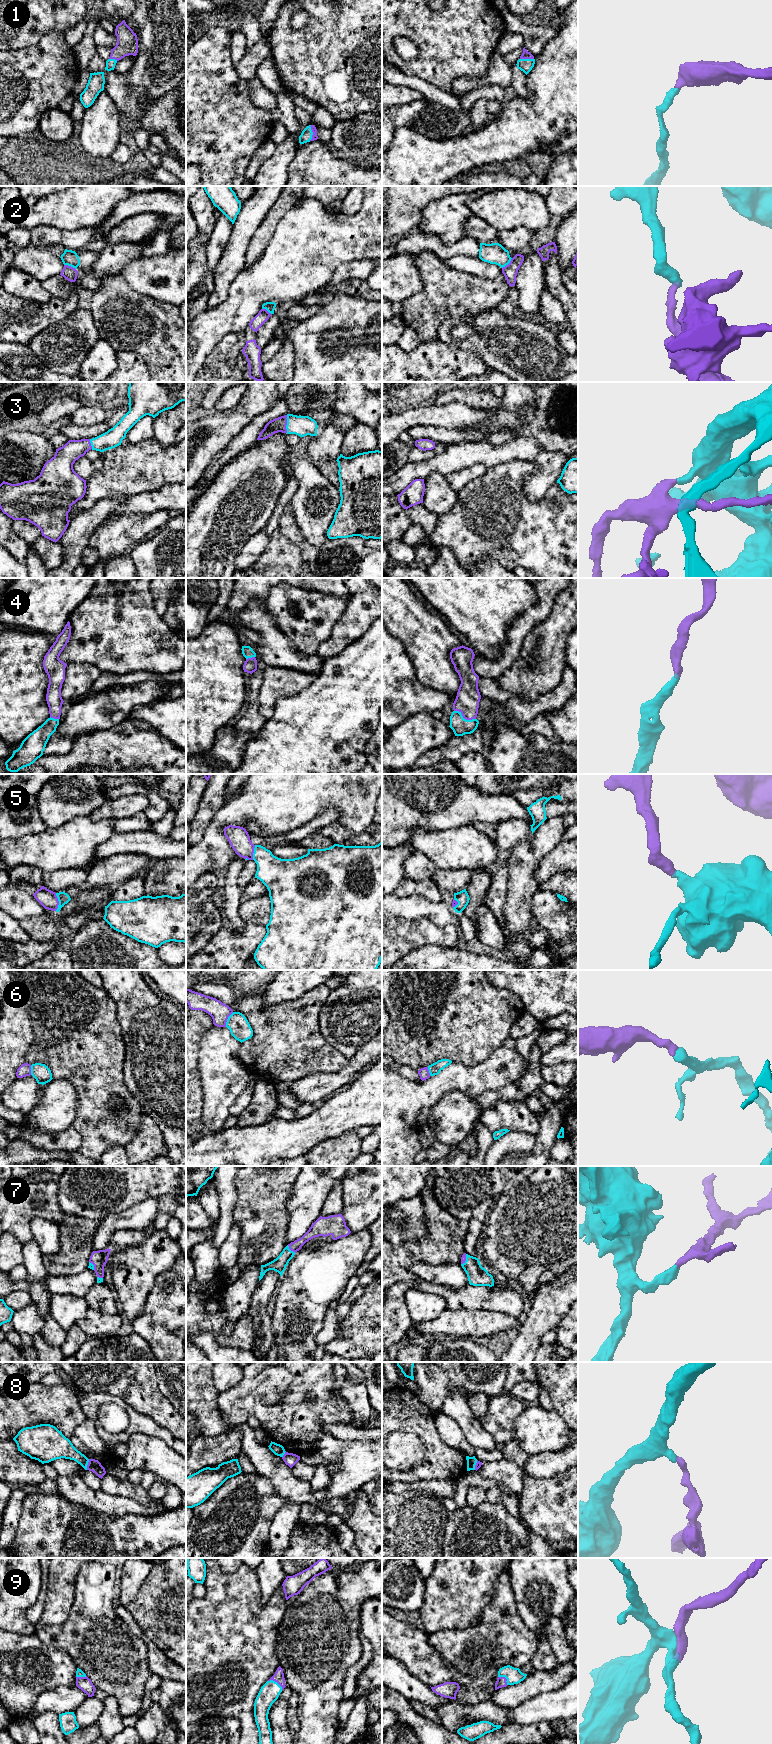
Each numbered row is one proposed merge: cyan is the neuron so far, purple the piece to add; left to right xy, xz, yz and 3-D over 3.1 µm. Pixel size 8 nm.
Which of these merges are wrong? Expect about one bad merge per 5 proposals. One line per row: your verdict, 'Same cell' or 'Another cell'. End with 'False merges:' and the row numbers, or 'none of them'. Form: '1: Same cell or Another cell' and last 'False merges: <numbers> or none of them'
1: Same cell
2: Another cell
3: Same cell
4: Same cell
5: Same cell
6: Same cell
7: Same cell
8: Another cell
9: Same cell
False merges: 2, 8

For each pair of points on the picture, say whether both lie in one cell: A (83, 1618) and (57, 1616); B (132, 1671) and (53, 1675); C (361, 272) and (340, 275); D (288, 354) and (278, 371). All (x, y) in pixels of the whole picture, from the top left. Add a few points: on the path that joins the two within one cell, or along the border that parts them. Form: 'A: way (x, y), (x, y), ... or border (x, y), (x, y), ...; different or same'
A: border (74, 1594), (68, 1617), (46, 1625); different
B: border (61, 1649), (77, 1667); different
C: way (356, 272), (345, 273); same
D: way (285, 358), (281, 367); same

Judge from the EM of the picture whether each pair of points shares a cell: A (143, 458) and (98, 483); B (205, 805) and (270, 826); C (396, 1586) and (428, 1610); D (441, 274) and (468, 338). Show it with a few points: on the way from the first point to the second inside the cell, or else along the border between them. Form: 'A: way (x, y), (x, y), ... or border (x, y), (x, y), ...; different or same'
A: way (132, 468), (109, 482); same
B: border (225, 803), (205, 828); different
C: border (425, 1581), (425, 1595), (423, 1603), (418, 1609); different
D: border (482, 311), (475, 315), (448, 318), (438, 328); different

